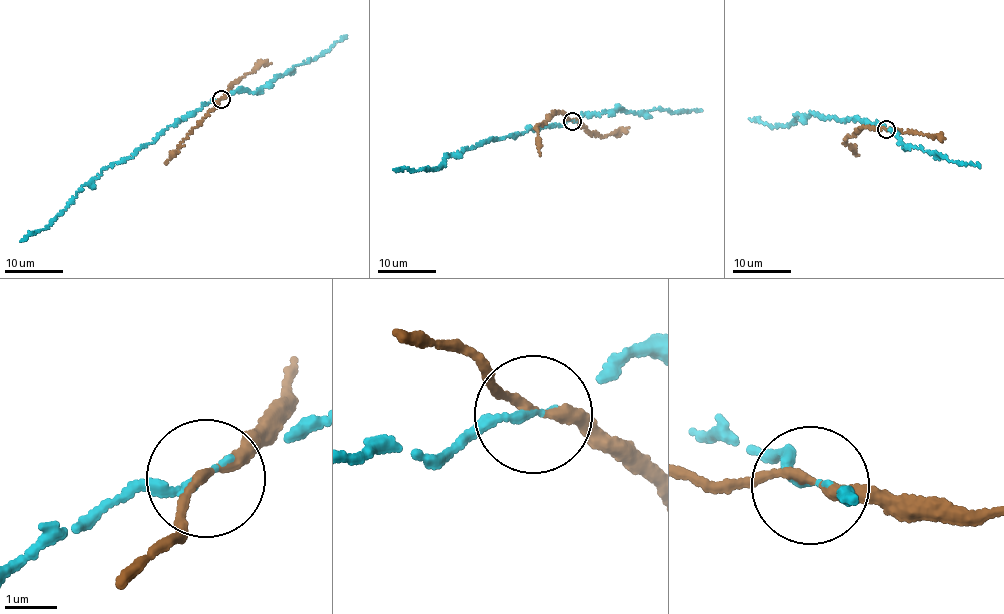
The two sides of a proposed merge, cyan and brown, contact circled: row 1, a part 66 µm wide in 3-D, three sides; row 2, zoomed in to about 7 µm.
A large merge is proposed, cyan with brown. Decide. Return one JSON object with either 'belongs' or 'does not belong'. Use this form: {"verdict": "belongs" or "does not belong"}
{"verdict": "does not belong"}

